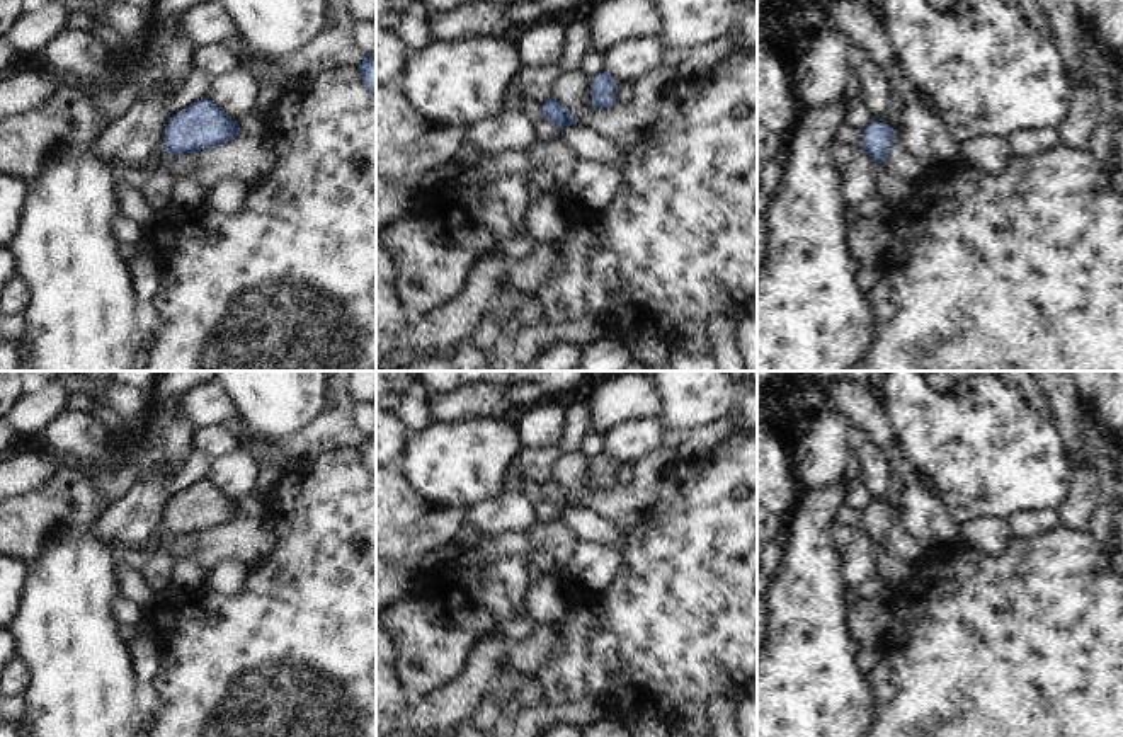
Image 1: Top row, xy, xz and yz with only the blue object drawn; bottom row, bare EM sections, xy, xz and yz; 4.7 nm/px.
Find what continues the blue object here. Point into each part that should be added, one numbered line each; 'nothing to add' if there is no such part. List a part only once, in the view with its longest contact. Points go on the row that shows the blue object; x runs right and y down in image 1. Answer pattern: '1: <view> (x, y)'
nothing to add.

